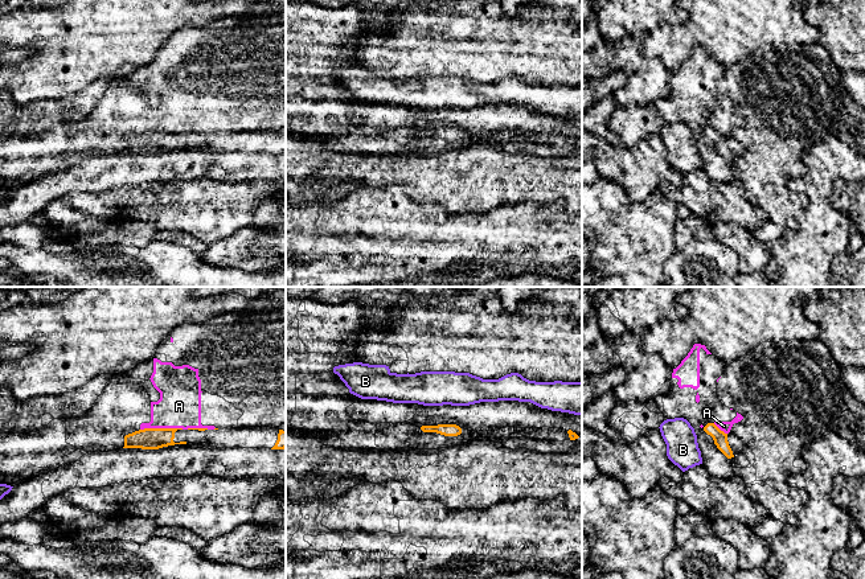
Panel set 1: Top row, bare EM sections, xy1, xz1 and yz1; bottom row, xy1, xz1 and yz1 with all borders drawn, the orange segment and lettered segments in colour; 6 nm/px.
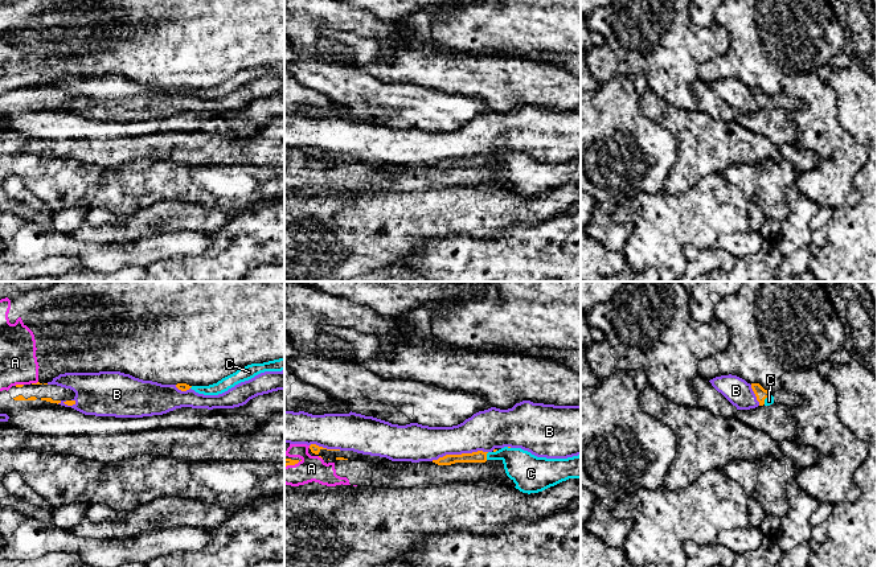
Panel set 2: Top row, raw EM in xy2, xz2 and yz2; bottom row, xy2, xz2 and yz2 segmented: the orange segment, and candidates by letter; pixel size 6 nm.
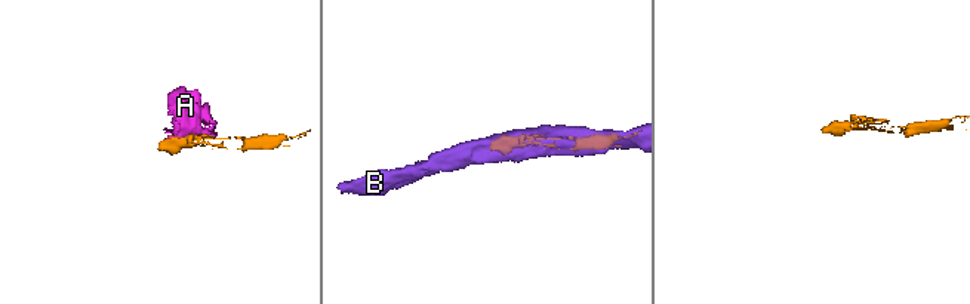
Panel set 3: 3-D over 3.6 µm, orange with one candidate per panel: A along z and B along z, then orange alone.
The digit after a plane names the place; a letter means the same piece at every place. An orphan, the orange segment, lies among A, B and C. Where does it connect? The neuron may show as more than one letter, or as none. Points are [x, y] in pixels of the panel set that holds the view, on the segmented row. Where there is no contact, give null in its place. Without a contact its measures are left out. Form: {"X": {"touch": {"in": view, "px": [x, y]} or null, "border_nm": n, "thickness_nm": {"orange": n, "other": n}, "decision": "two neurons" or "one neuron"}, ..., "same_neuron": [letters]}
{"A": {"touch": {"in": "xy1", "px": [162, 428]}, "border_nm": 260, "thickness_nm": {"orange": 130, "other": 260}, "decision": "two neurons"}, "B": {"touch": {"in": "xz2", "px": [459, 455]}, "border_nm": 340, "thickness_nm": {"orange": 70, "other": 240}, "decision": "two neurons"}, "C": {"touch": {"in": "xz2", "px": [486, 456]}, "border_nm": 50, "thickness_nm": {"orange": 70, "other": 200}, "decision": "one neuron"}, "same_neuron": ["C"]}

